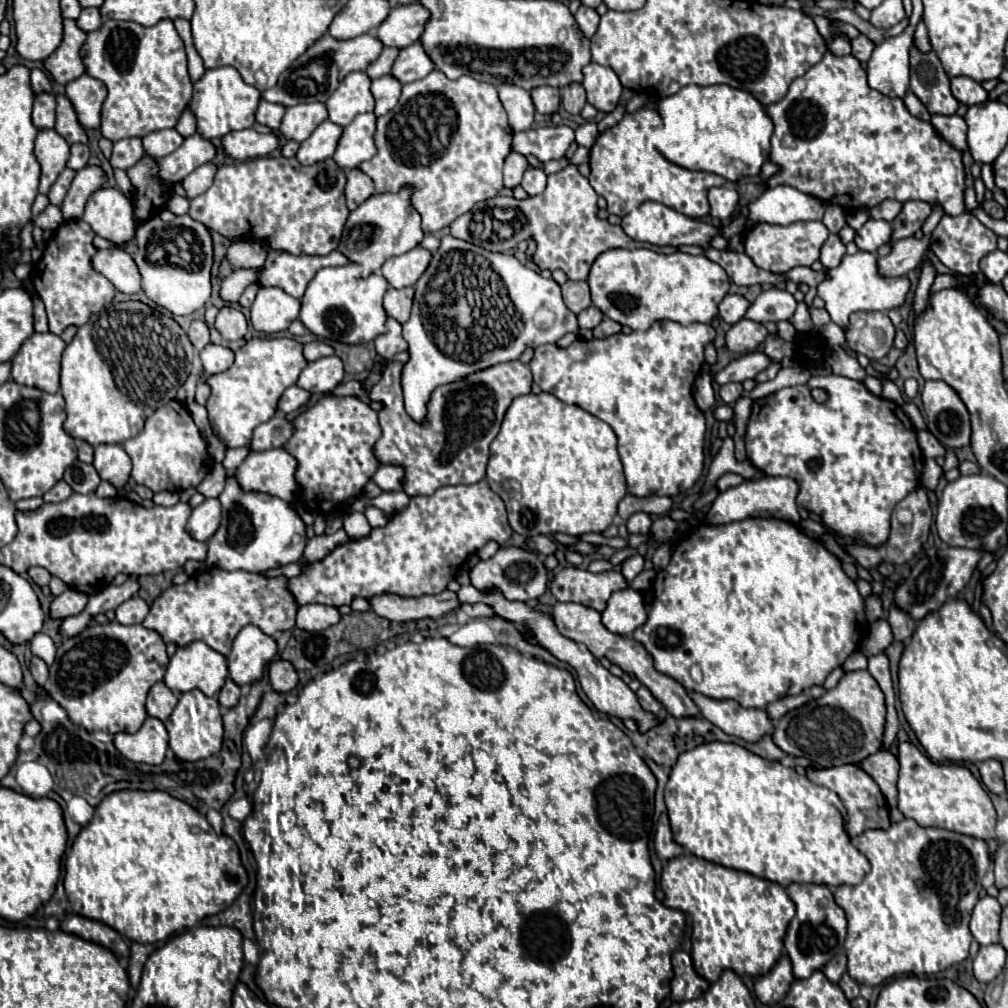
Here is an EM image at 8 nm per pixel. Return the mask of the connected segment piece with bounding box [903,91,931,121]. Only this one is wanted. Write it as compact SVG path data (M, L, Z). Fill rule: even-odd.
M911 91L905 95L903 101L905 101L905 107L909 109L911 115L915 115L915 117L919 117L919 119L923 119L923 121L929 121L929 119L931 119L931 115L929 115L927 109L925 109L925 105L923 105Z

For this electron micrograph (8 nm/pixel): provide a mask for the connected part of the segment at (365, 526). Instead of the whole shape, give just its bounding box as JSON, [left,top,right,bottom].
[343,511,371,539]

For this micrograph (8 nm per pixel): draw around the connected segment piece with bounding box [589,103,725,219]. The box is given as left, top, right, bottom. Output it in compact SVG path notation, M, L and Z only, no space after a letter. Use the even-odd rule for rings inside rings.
M659 103L656 112L644 107L635 113L625 113L617 125L597 137L595 145L591 147L589 183L601 197L607 199L607 211L619 217L625 217L645 201L663 203L693 219L703 217L709 213L705 193L713 185L725 185L725 179L707 171L689 171L667 161L657 151L657 141L663 131Z

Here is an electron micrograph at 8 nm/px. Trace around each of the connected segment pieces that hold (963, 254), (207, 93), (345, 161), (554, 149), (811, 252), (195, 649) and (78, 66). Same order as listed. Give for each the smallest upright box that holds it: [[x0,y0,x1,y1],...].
[[931,213,997,275],[191,67,261,139],[333,113,377,169],[513,125,575,163],[745,221,827,273],[163,641,227,697],[45,19,87,83]]

